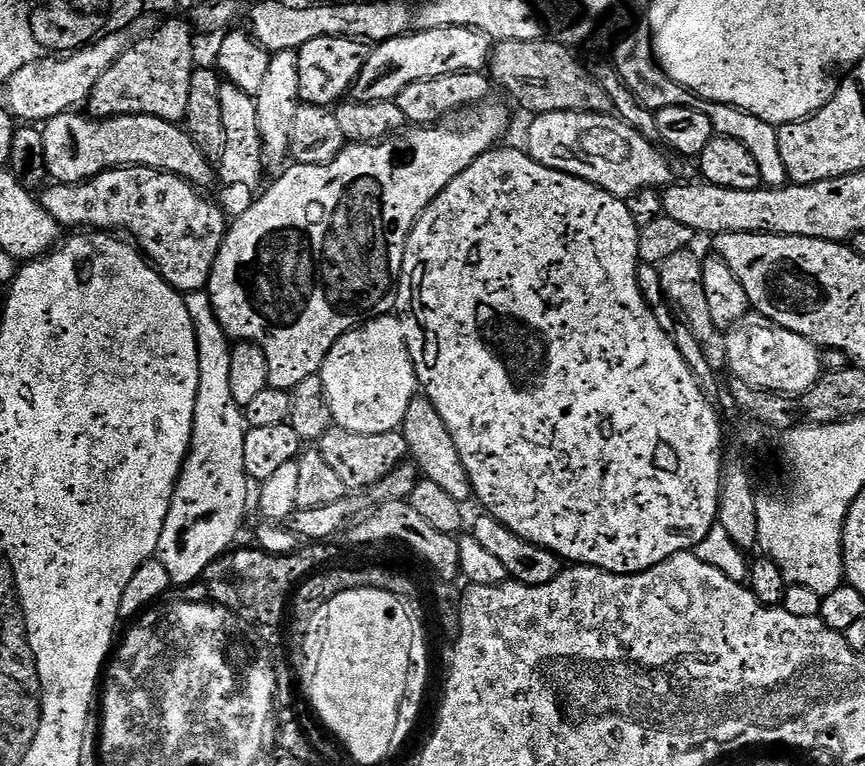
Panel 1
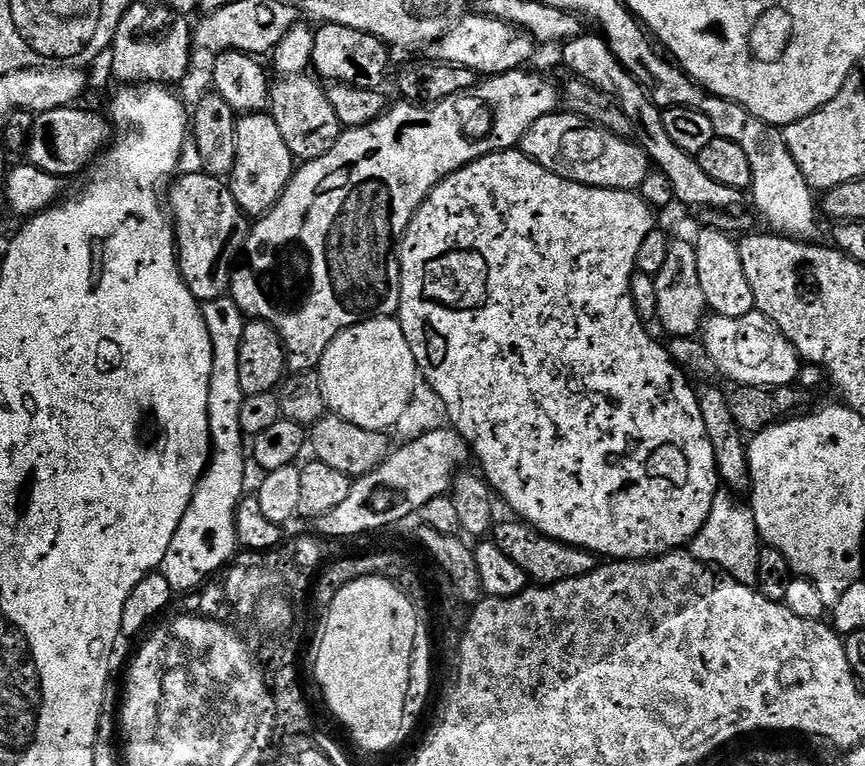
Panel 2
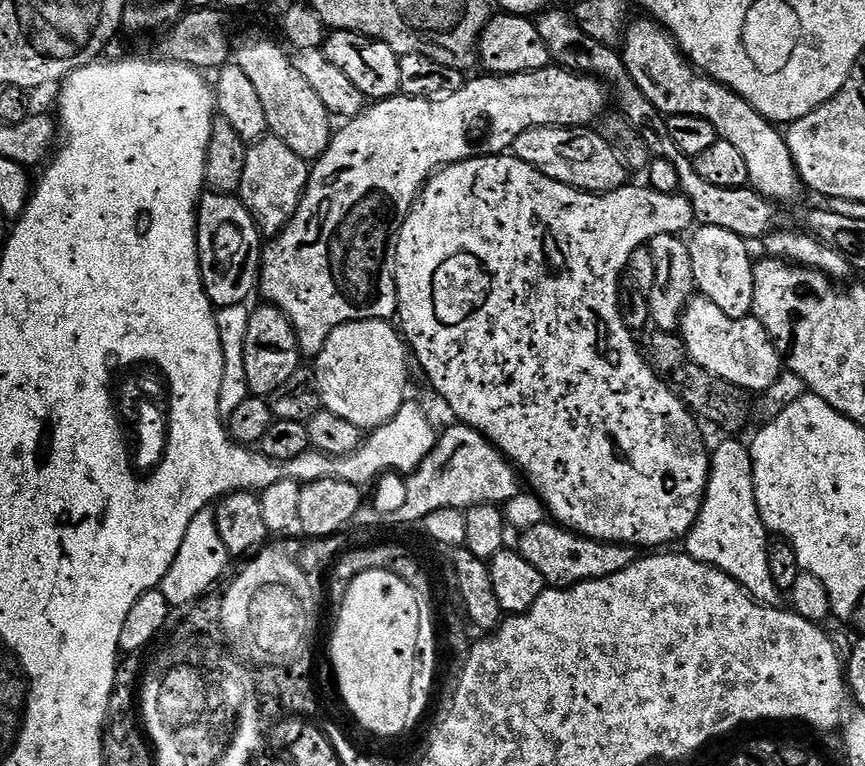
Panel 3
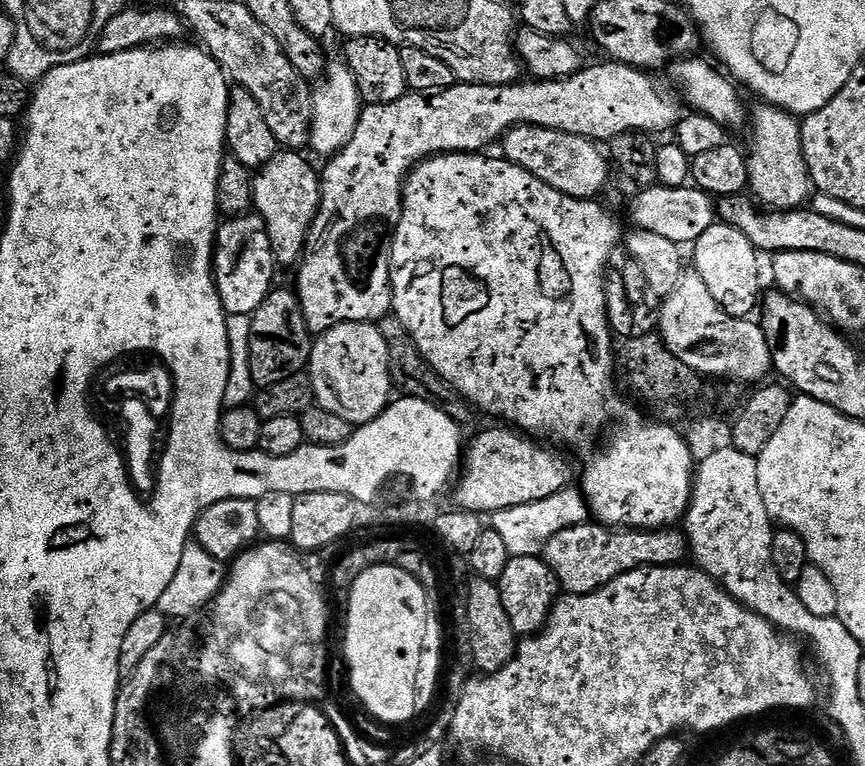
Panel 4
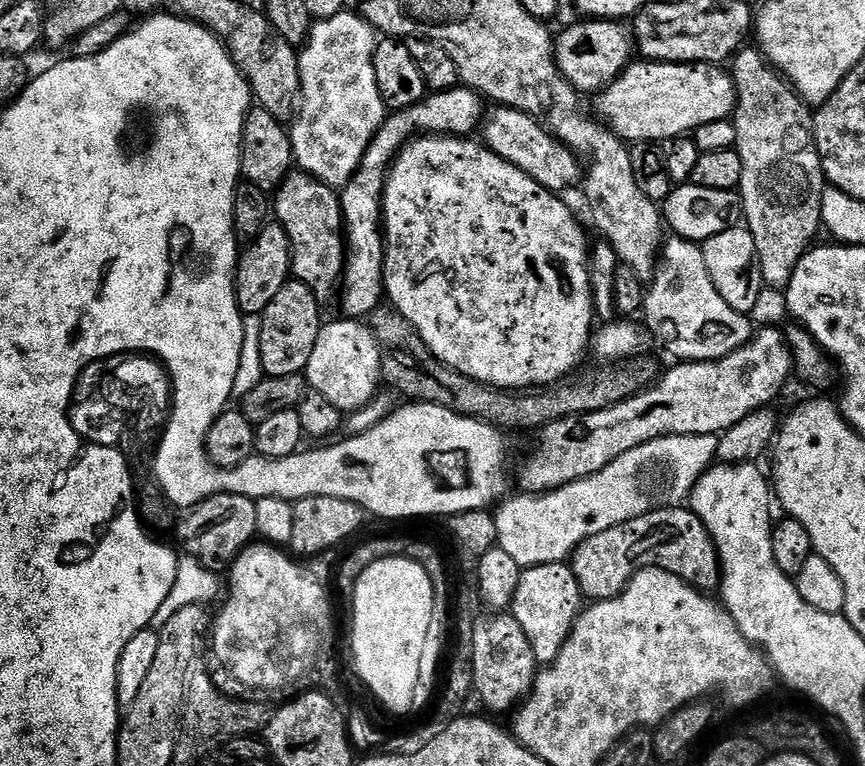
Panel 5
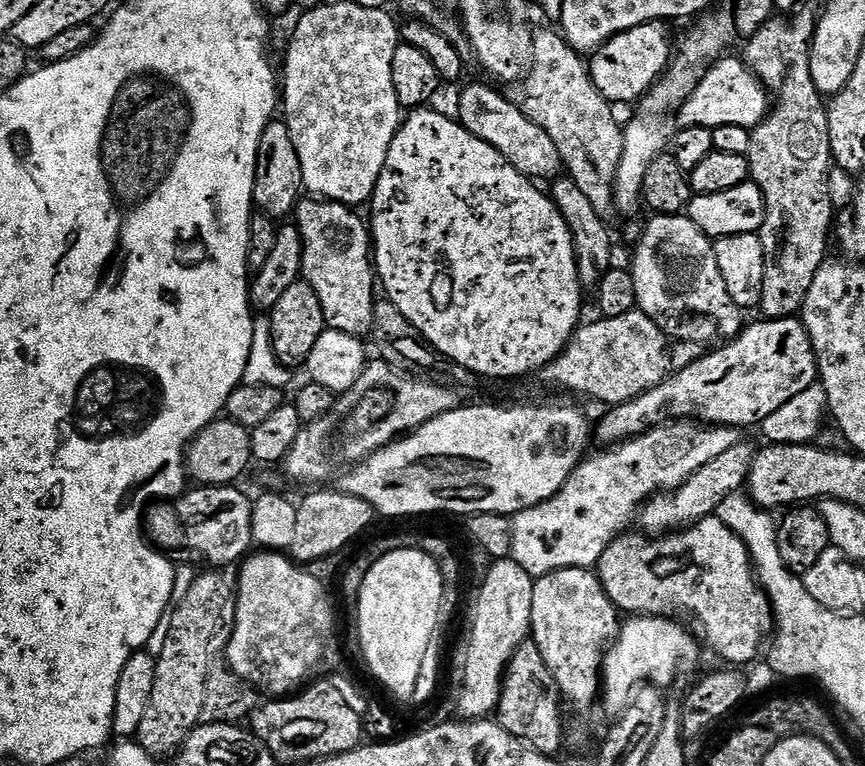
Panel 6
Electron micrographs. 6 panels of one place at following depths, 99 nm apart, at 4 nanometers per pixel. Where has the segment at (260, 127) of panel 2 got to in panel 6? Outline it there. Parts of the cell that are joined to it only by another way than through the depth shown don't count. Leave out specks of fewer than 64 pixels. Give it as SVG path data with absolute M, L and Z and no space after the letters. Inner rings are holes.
M304 198L296 206L294 227L302 244L302 280L318 296L325 325L333 332L364 338L372 331L372 315L378 296L372 293L374 268L370 263L370 228L352 212L355 211L347 204Z

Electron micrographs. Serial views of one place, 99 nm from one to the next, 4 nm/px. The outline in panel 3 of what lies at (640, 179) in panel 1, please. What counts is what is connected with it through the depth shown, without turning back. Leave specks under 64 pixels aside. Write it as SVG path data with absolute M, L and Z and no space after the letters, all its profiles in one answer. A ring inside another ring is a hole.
M531 128L526 134L518 134L512 143L511 155L522 162L534 166L542 174L554 178L571 188L580 188L584 192L613 192L629 183L630 173L620 156L599 134L599 131L588 128Z

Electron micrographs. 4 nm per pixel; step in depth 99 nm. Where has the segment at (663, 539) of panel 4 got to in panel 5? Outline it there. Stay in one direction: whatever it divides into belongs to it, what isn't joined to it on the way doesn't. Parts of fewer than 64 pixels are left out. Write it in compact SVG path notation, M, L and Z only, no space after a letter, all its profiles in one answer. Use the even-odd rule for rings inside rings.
M660 506L655 510L642 514L641 517L631 518L628 522L603 530L583 541L570 557L570 567L574 578L578 578L578 586L589 601L609 600L620 595L636 572L644 568L661 568L662 570L682 578L693 588L699 588L705 594L717 591L720 583L720 561L712 540L708 536L706 526L693 514L688 506Z

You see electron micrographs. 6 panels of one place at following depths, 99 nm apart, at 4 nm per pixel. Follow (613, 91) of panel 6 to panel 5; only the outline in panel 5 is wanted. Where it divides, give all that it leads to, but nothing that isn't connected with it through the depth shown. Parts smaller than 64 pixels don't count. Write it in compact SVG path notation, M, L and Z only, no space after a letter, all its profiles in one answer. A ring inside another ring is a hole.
M588 18L583 22L567 25L563 29L564 33L555 37L554 51L558 70L577 92L602 92L628 67L634 56L634 39L633 33L624 27L620 22Z

